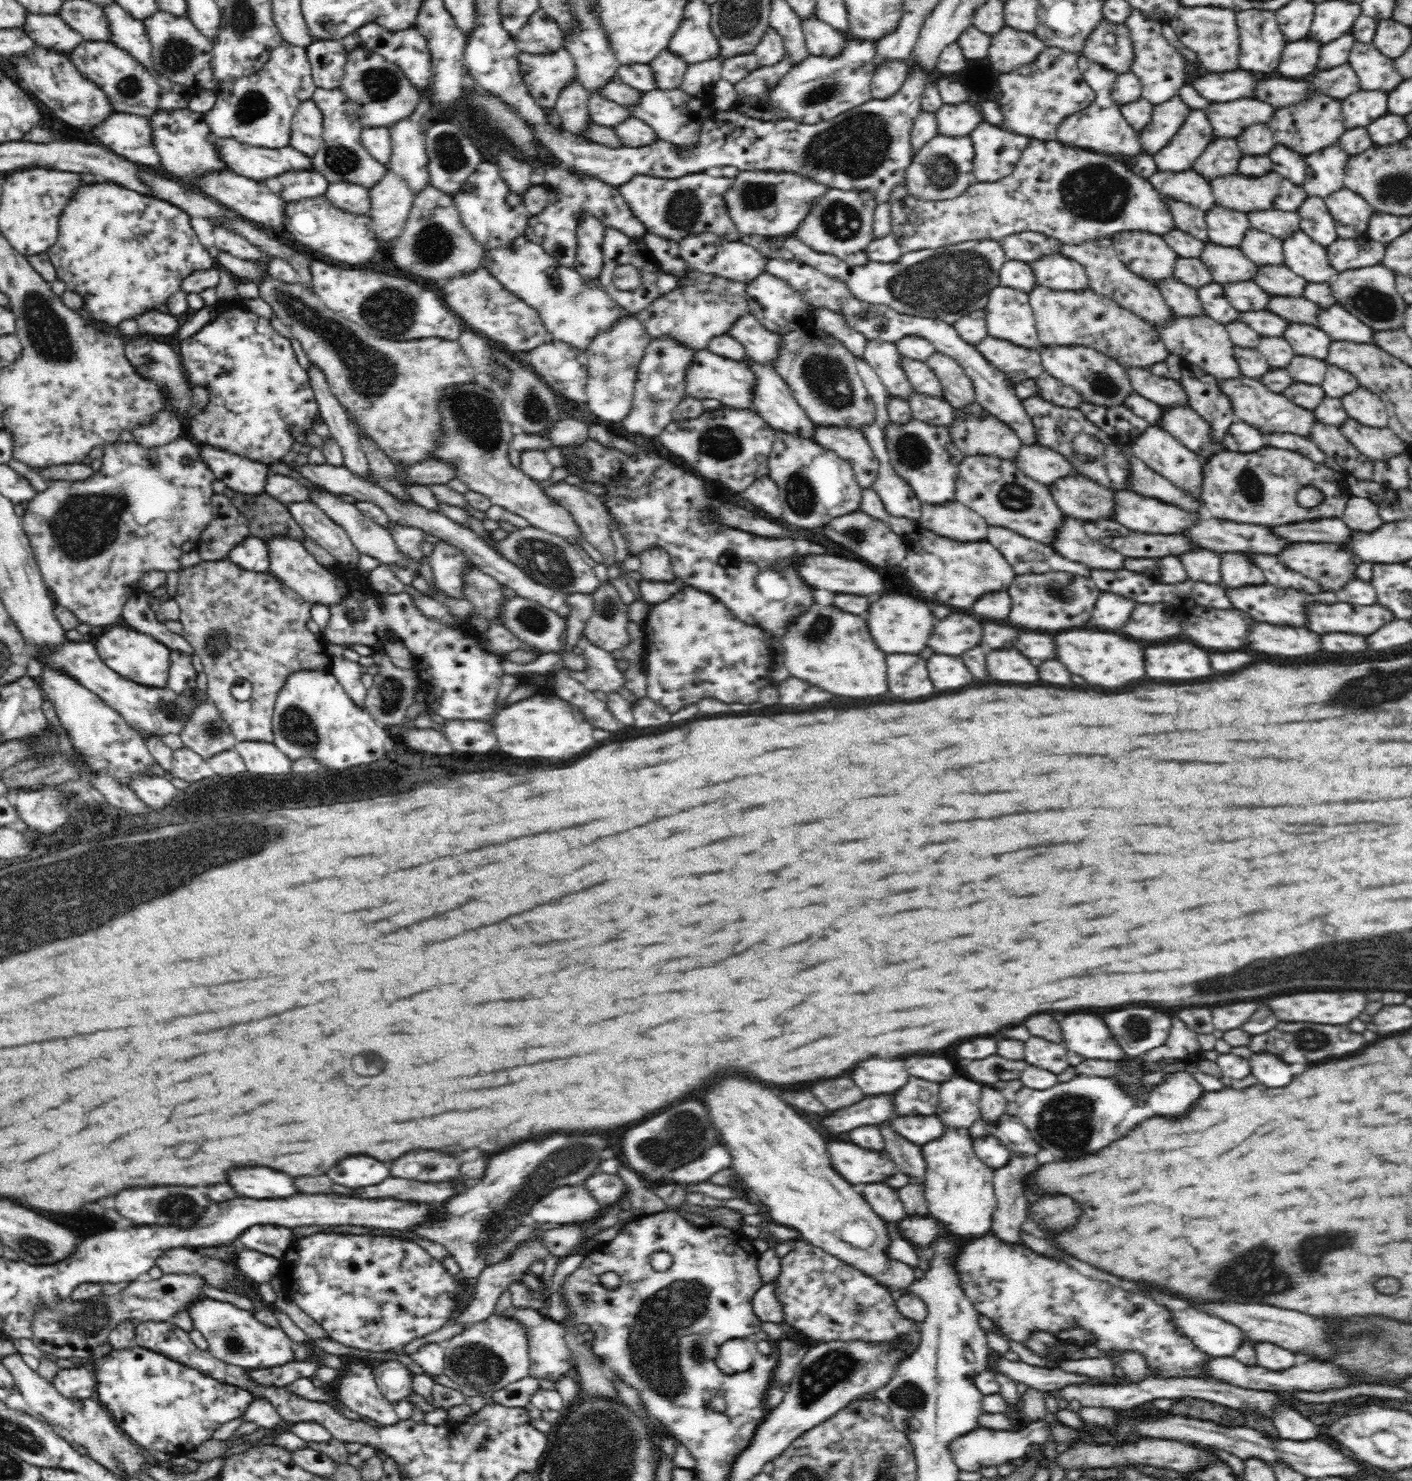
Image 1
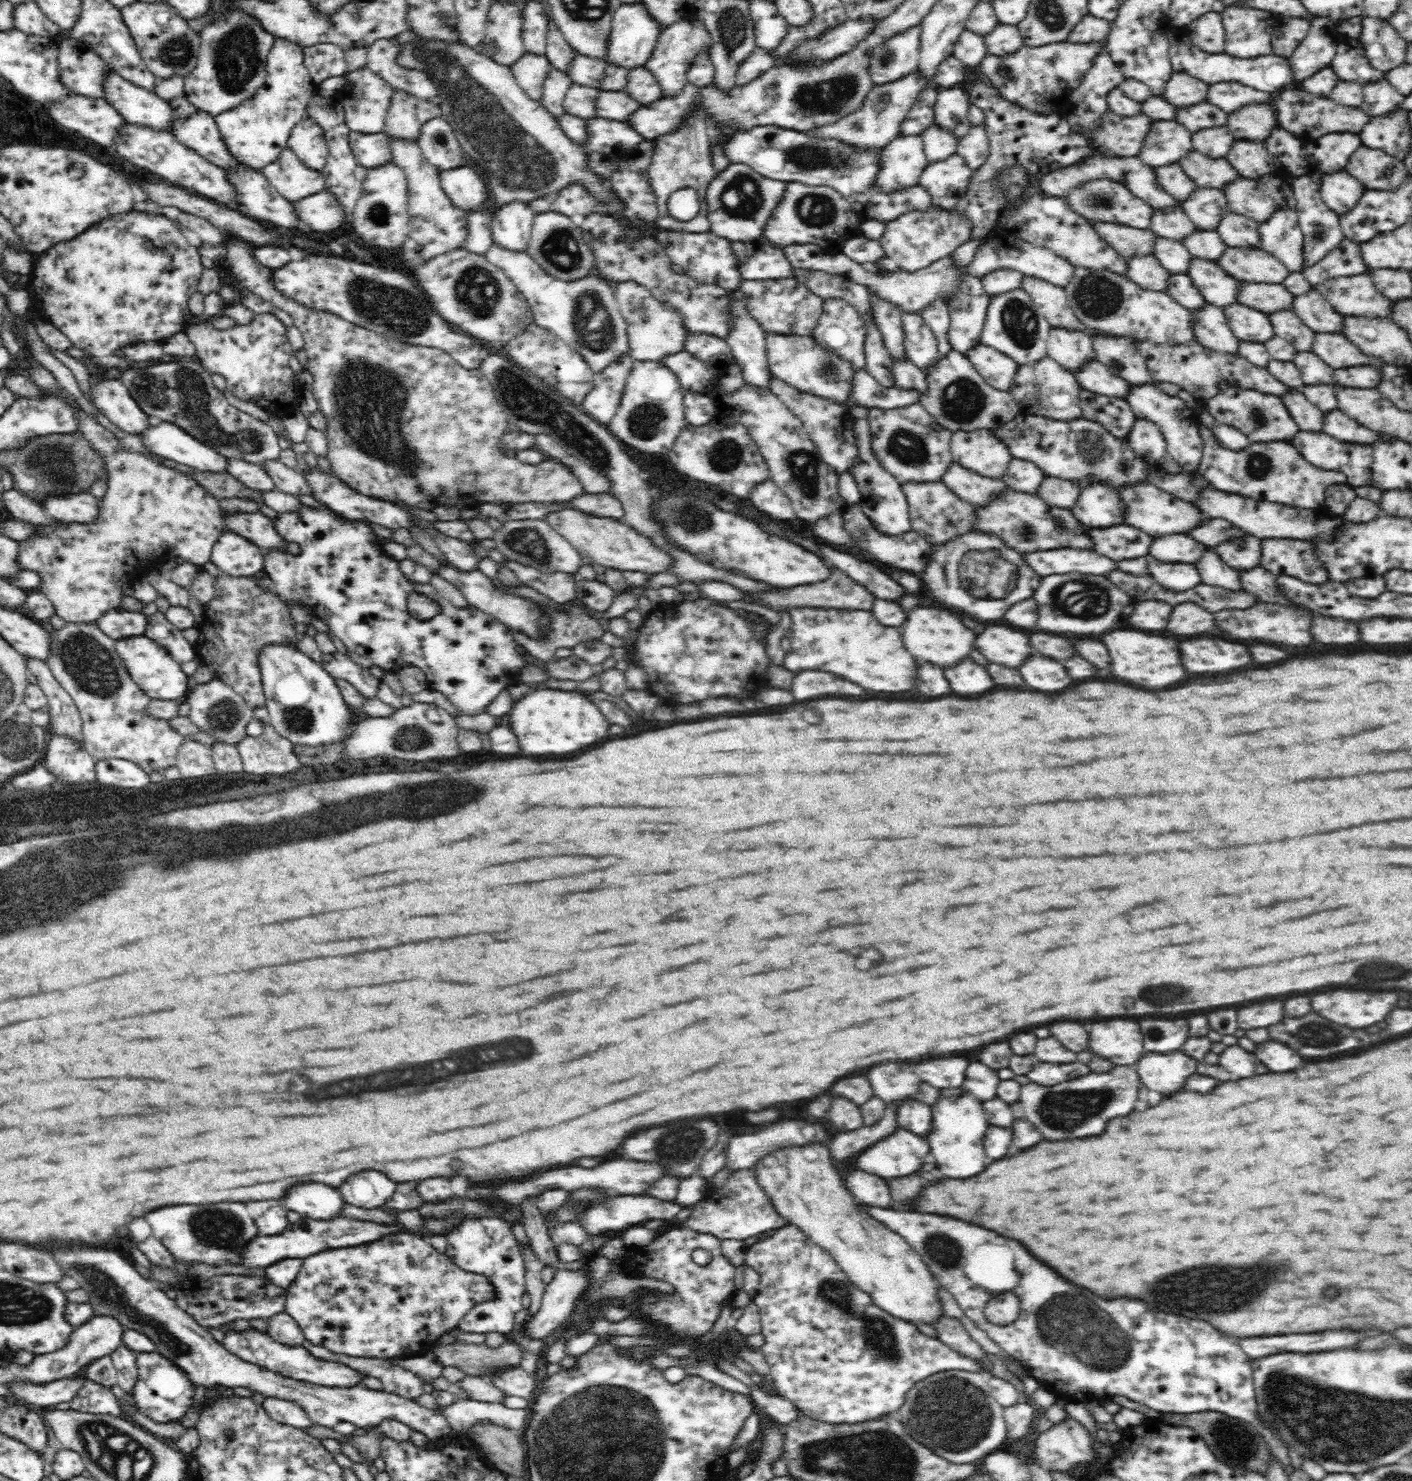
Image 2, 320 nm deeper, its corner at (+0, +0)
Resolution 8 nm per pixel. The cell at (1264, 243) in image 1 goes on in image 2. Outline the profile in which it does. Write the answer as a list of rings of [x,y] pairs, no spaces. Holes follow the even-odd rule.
[[[1230,211],[1222,217],[1222,223],[1216,232],[1230,248],[1260,249],[1262,246],[1260,230],[1261,226],[1251,218]]]

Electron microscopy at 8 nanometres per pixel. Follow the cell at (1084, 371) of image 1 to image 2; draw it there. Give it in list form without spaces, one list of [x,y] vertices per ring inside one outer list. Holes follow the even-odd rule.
[[[1052,329],[1047,340],[1047,357],[1064,370],[1076,374],[1088,362],[1097,360],[1093,339],[1083,332]]]

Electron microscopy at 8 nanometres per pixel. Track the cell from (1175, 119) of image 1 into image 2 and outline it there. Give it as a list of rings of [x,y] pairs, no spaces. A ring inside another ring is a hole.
[[[1108,110],[1106,118],[1102,118],[1102,130],[1086,135],[1094,144],[1114,153],[1115,157],[1139,157],[1152,124],[1152,117],[1142,112],[1131,117],[1120,117]]]

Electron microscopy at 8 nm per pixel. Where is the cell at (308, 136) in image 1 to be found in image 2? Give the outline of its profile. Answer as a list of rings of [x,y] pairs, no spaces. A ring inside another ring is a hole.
[[[306,116],[291,130],[288,148],[311,170],[322,171],[329,155],[323,128]]]

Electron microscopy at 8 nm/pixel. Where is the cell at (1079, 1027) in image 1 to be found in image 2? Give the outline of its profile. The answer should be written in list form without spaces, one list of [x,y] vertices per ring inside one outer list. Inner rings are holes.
[[[1094,1022],[1088,1030],[1088,1050],[1112,1064],[1134,1065],[1145,1054],[1136,1022]]]

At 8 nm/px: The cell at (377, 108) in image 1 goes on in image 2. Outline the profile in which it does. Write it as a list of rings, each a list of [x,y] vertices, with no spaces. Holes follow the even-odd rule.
[[[367,66],[345,74],[344,112],[346,124],[354,133],[383,132],[394,89]]]

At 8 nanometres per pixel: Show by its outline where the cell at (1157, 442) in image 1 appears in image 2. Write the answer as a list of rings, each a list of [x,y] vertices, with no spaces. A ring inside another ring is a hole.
[[[1137,418],[1132,432],[1126,437],[1130,448],[1148,463],[1176,474],[1182,472],[1180,465],[1170,456],[1167,443],[1160,429],[1148,420]]]

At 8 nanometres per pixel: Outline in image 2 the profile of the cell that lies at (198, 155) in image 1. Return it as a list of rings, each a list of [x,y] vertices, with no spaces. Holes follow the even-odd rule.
[[[115,71],[105,82],[106,100],[118,109],[118,113],[130,125],[147,129],[174,130],[174,107],[155,92],[134,86],[118,76]]]

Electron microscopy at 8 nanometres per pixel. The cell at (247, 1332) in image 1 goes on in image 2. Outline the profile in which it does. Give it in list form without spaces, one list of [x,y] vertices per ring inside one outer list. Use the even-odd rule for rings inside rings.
[[[226,1327],[223,1343],[236,1356],[294,1380],[313,1382],[322,1386],[354,1386],[360,1385],[364,1378],[362,1373],[344,1363],[318,1357],[310,1352],[308,1344],[286,1345],[273,1339],[270,1333],[260,1332],[252,1327],[248,1330],[231,1330]]]

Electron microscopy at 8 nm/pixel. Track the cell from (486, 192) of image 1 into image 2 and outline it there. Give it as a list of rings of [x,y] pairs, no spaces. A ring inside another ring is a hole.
[[[468,166],[442,173],[441,186],[452,204],[467,213],[478,213],[492,206],[488,184]]]

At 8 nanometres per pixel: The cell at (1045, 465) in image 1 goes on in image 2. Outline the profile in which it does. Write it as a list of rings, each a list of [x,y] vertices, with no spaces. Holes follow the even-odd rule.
[[[1016,457],[1012,458],[1002,478],[1014,491],[1035,494],[1046,477],[1047,474],[1036,463]]]

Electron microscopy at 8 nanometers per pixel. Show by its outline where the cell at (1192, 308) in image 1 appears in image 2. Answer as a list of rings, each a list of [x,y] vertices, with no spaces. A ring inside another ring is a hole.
[[[1154,256],[1128,258],[1128,277],[1144,290],[1166,293],[1169,290],[1171,274]]]

